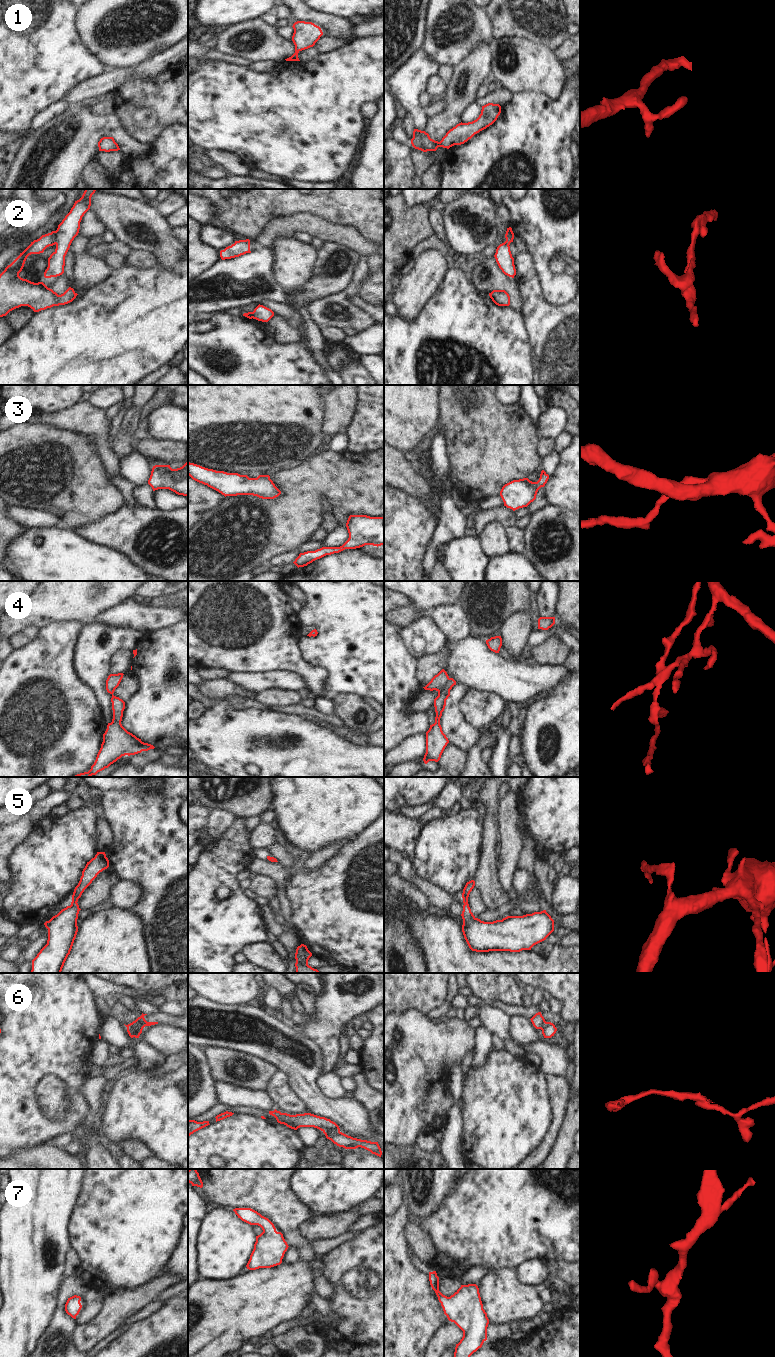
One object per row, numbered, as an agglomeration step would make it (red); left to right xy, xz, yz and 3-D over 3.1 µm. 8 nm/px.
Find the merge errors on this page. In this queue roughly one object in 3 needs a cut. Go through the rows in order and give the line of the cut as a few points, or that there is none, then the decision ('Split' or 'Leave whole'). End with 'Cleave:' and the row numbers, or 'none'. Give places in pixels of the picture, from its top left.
1: No split. Leave whole
2: Split along xy (55, 231), (57, 236), (56, 243). Split
3: No split. Leave whole
4: No split. Leave whole
5: No split. Leave whole
6: Split along xy (143, 1026), (127, 1029). Split
7: No split. Leave whole
Cleave: 2, 6.

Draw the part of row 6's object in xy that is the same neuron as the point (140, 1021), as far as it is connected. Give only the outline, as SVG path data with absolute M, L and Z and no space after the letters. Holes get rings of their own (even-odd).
M143 1014L138 1017L135 1021L133 1021L132 1023L125 1025L128 1028L139 1028L139 1027L145 1027L145 1026L151 1026L151 1025L155 1025L158 1024L158 1022L147 1022L144 1018L144 1016L147 1014Z

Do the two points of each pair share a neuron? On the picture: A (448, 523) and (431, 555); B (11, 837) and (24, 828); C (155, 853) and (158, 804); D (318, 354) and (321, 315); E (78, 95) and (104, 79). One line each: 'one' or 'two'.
A: one
B: one
C: one
D: two
E: one

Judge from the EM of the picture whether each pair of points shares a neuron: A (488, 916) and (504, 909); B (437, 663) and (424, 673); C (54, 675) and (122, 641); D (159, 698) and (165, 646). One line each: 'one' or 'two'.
A: one
B: one
C: two
D: one

